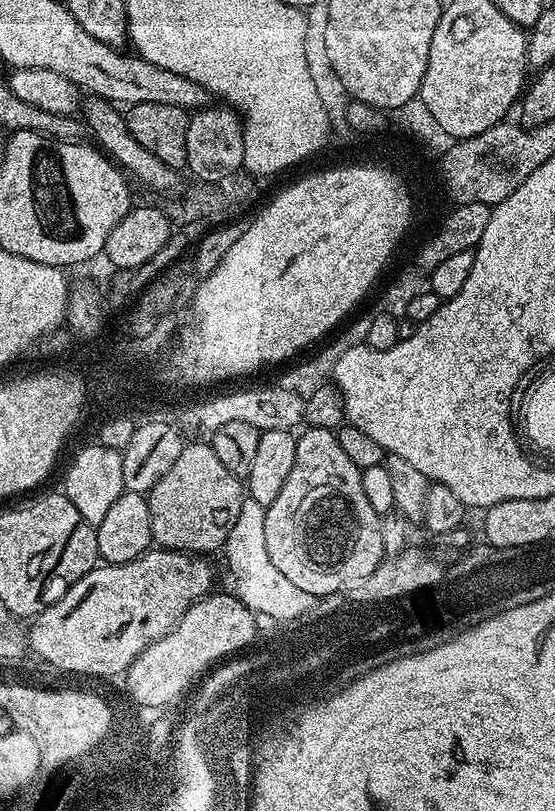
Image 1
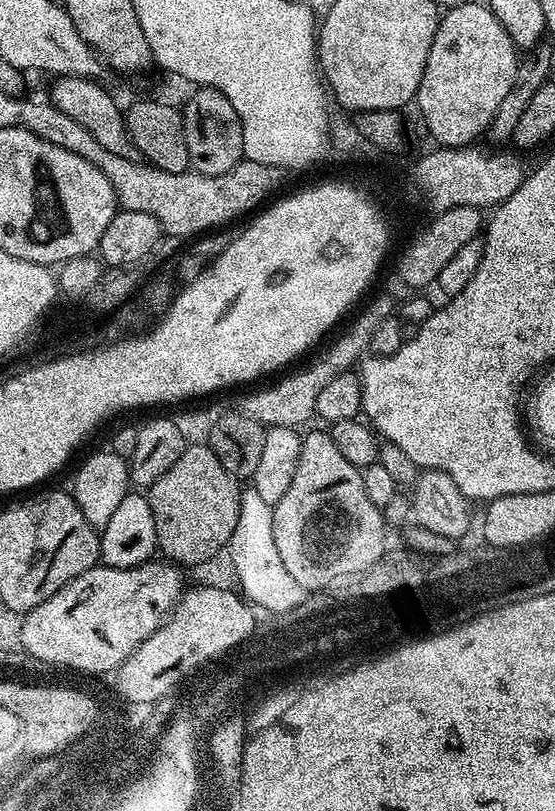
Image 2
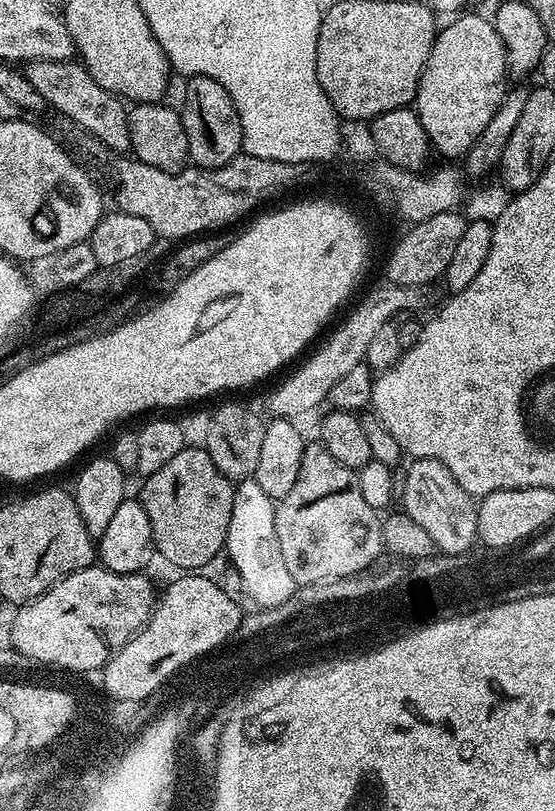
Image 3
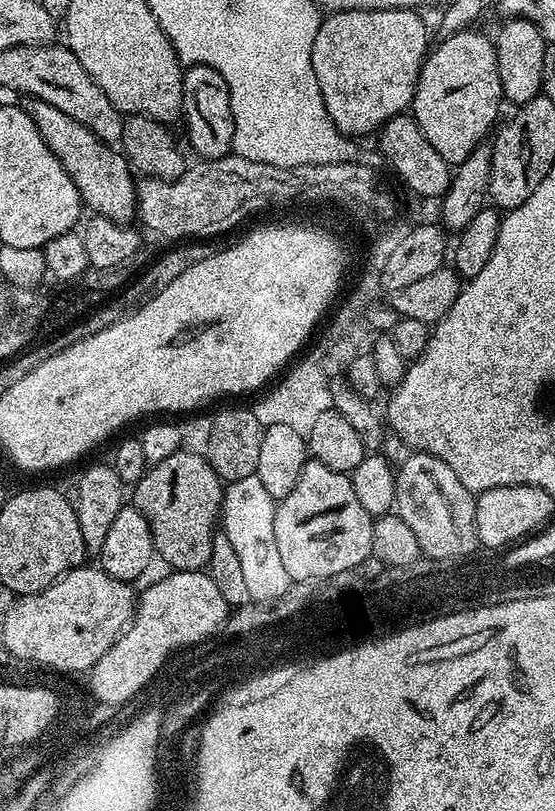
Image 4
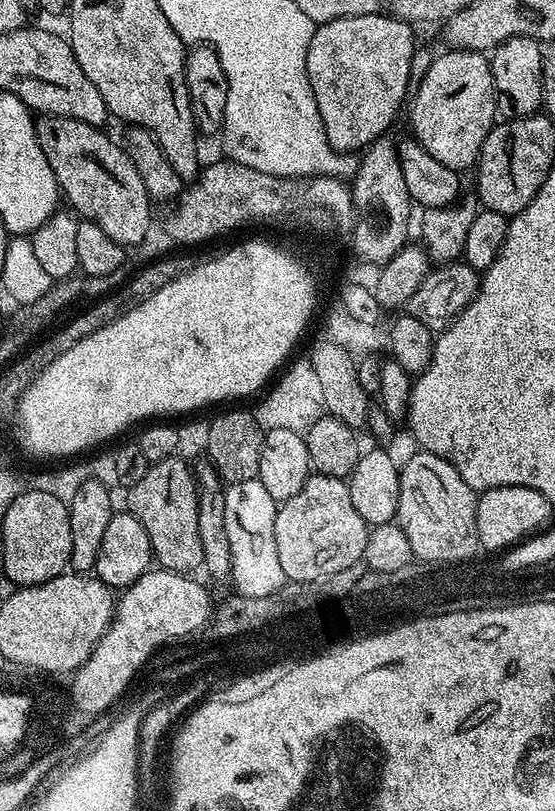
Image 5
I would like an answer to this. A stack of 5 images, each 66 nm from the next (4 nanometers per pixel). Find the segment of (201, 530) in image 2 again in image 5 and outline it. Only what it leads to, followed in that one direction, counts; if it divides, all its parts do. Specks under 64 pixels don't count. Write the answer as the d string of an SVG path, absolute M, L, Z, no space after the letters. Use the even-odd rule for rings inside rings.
M178 455L171 456L165 460L159 460L156 464L149 464L146 470L146 475L141 478L132 488L127 489L128 505L126 511L134 518L138 518L138 522L142 522L143 528L146 530L146 538L150 538L150 546L152 547L152 555L155 563L161 568L166 568L170 572L182 572L185 574L195 573L195 568L199 569L203 565L201 535L198 534L198 508L199 498L197 496L197 478L194 475L193 469L190 467L189 461Z

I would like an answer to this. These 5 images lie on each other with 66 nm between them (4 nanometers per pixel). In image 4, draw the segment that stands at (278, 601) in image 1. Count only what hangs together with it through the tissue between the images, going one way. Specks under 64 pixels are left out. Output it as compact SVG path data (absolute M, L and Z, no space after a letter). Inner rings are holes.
M256 475L231 481L224 489L222 531L238 554L253 601L276 600L290 587L286 566L282 566L282 558L278 555L278 542L274 542L275 513L276 504Z

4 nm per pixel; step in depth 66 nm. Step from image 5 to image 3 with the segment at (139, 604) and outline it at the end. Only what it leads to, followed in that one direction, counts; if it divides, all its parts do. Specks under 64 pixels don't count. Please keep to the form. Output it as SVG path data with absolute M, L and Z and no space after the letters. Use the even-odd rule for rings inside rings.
M208 574L177 575L180 577L165 592L159 593L148 623L108 659L104 665L108 669L108 689L116 692L116 696L144 696L144 692L154 691L156 684L161 684L164 676L172 672L172 668L184 664L184 660L196 657L196 652L204 652L204 648L220 648L235 637L242 621L241 610L216 580L212 581L204 575Z

